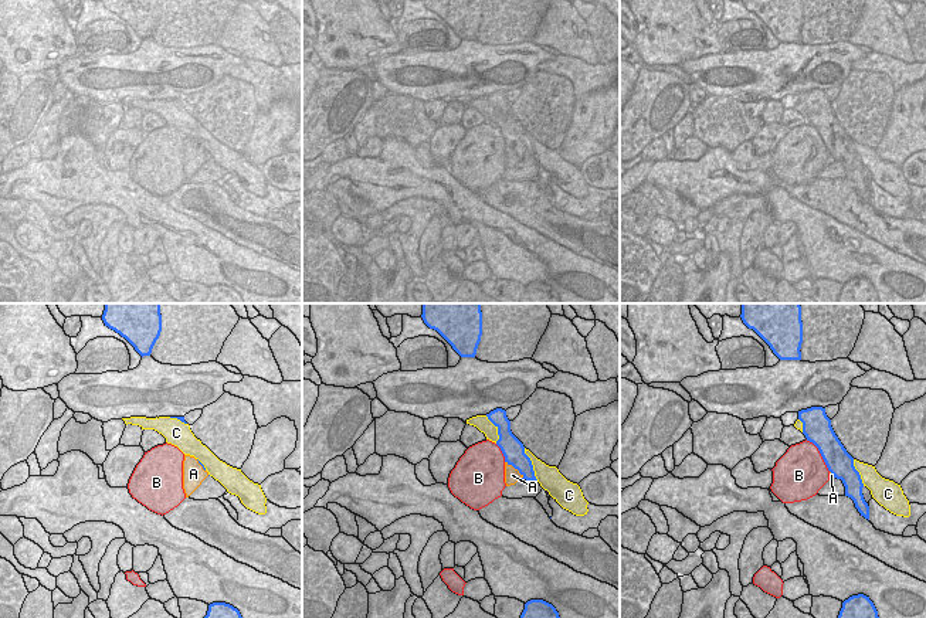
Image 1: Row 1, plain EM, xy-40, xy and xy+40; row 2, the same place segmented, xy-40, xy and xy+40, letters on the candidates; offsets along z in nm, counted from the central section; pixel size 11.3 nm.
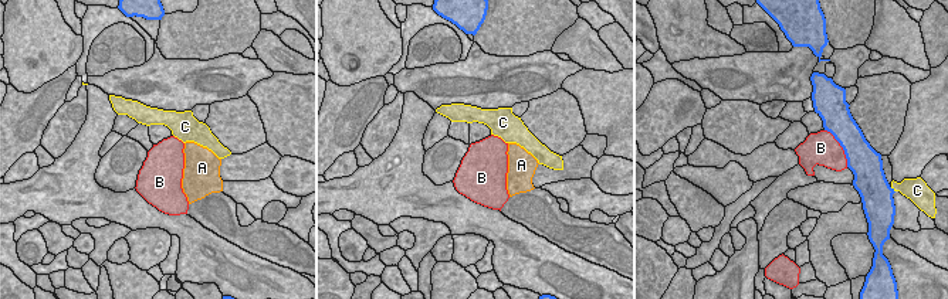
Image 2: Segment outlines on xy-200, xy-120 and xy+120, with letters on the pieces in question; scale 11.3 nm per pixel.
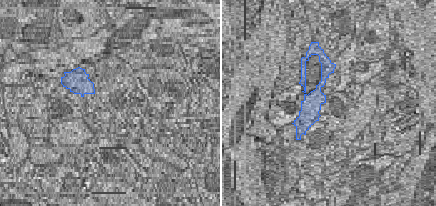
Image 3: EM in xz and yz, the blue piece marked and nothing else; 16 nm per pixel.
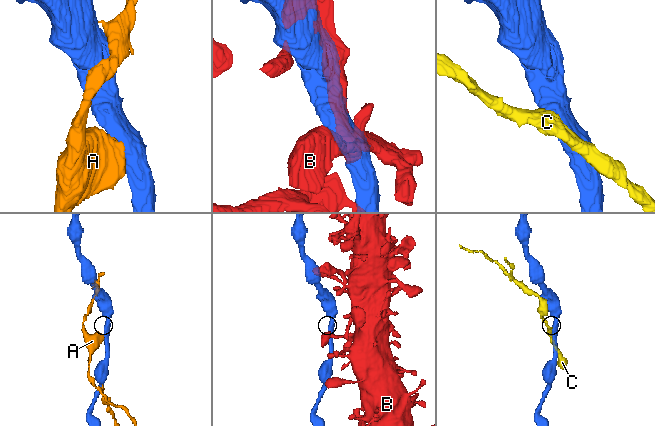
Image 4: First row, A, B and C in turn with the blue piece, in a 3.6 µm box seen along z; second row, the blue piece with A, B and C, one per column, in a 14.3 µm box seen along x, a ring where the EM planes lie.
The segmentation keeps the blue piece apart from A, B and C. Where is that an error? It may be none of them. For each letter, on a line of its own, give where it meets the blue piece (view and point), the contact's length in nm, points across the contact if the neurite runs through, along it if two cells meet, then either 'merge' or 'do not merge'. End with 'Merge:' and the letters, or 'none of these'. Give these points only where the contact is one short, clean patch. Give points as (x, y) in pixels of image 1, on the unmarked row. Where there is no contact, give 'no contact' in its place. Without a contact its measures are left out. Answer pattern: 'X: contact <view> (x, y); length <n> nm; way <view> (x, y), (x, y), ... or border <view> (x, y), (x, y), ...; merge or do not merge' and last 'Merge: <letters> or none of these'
A: contact xy (515, 150); length 280 nm; border xy (505, 143), (523, 159); do not merge
B: contact xy+40 (820, 135); length 460 nm; do not merge
C: contact xy (532, 148); length 420 nm; do not merge
Merge: none of these

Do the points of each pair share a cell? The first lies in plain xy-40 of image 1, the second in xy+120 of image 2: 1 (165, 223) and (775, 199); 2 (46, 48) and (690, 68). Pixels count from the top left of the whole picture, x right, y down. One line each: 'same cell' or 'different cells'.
1: different cells
2: different cells

